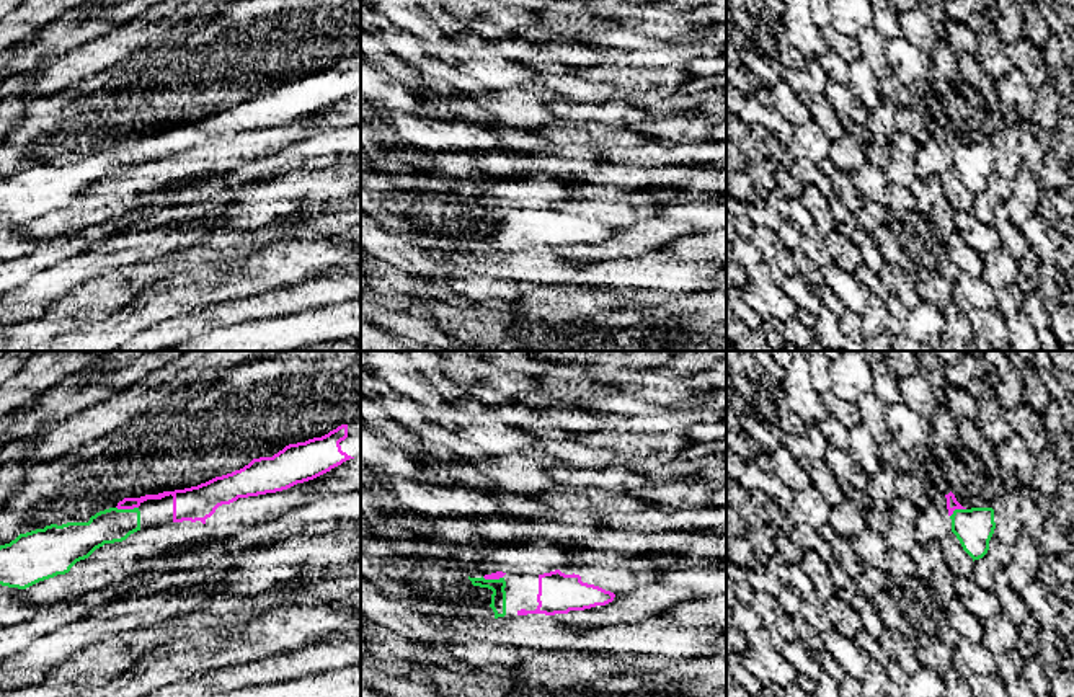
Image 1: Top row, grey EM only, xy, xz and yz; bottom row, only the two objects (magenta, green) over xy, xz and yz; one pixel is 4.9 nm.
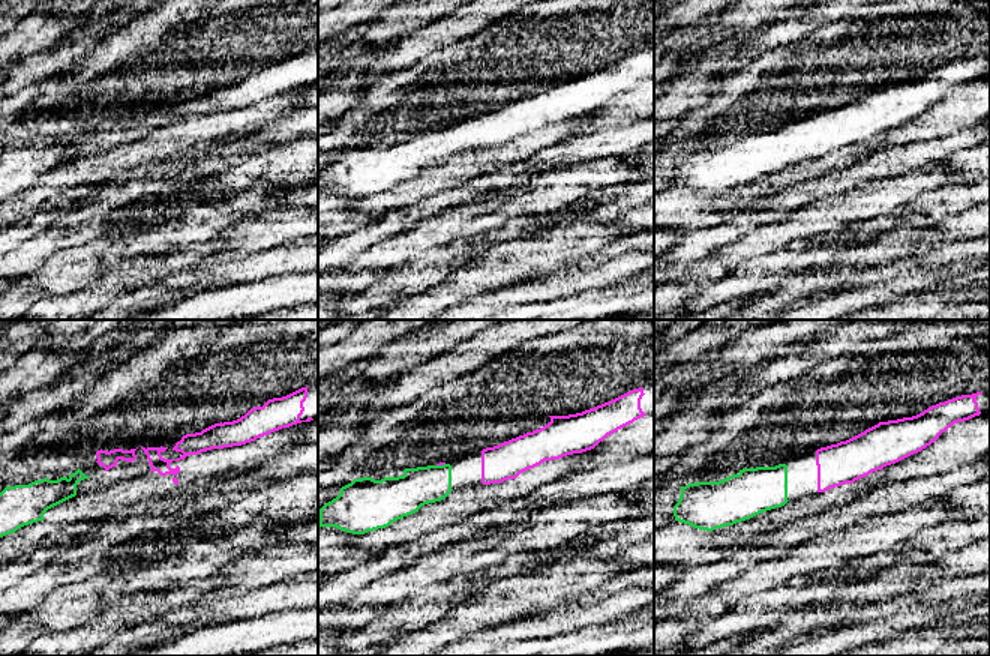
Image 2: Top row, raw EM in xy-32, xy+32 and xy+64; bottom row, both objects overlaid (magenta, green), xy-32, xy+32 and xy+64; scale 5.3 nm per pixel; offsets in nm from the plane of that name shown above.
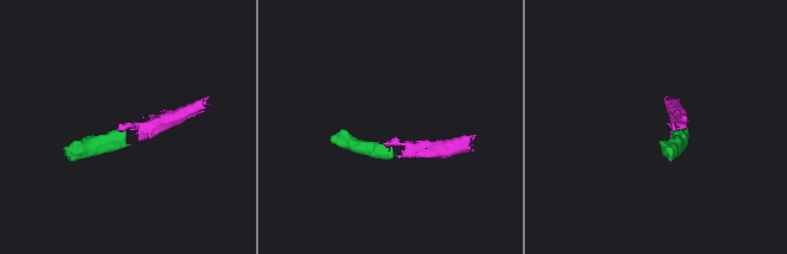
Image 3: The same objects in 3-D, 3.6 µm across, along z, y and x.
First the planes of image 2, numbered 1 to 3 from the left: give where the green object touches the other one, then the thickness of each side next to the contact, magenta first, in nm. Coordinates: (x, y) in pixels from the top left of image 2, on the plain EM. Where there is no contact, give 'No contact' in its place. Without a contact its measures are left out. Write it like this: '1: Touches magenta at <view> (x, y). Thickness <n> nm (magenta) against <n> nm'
1: No contact
2: Touches magenta at xy+32 (440, 128). Thickness 20 nm (magenta) against 220 nm
3: No contact

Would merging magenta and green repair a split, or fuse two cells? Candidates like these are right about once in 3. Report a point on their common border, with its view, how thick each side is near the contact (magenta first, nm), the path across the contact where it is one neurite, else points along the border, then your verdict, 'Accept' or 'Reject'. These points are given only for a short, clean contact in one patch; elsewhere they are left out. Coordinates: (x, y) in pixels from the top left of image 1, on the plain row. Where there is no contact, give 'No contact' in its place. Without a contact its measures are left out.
Touches magenta at xy (128, 142). Thickness 60 nm (magenta) against 170 nm. Path across: xy (128, 137), (128, 142), (113, 159). Accept

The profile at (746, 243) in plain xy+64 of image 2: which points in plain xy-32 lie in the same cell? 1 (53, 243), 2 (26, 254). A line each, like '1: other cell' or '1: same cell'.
1: same cell
2: same cell

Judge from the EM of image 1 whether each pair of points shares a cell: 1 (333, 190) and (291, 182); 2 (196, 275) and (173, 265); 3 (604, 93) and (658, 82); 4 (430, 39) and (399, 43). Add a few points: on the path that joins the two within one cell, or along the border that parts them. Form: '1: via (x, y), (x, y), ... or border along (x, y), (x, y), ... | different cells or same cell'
1: via (323, 185), (301, 185) | same cell
2: border along (226, 263), (191, 268), (183, 275) | different cells
3: border along (585, 77), (594, 82), (612, 82), (624, 92) | different cells
4: border along (389, 18), (438, 49) | different cells

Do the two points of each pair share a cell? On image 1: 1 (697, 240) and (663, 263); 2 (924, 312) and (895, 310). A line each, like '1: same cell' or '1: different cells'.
1: different cells
2: different cells

